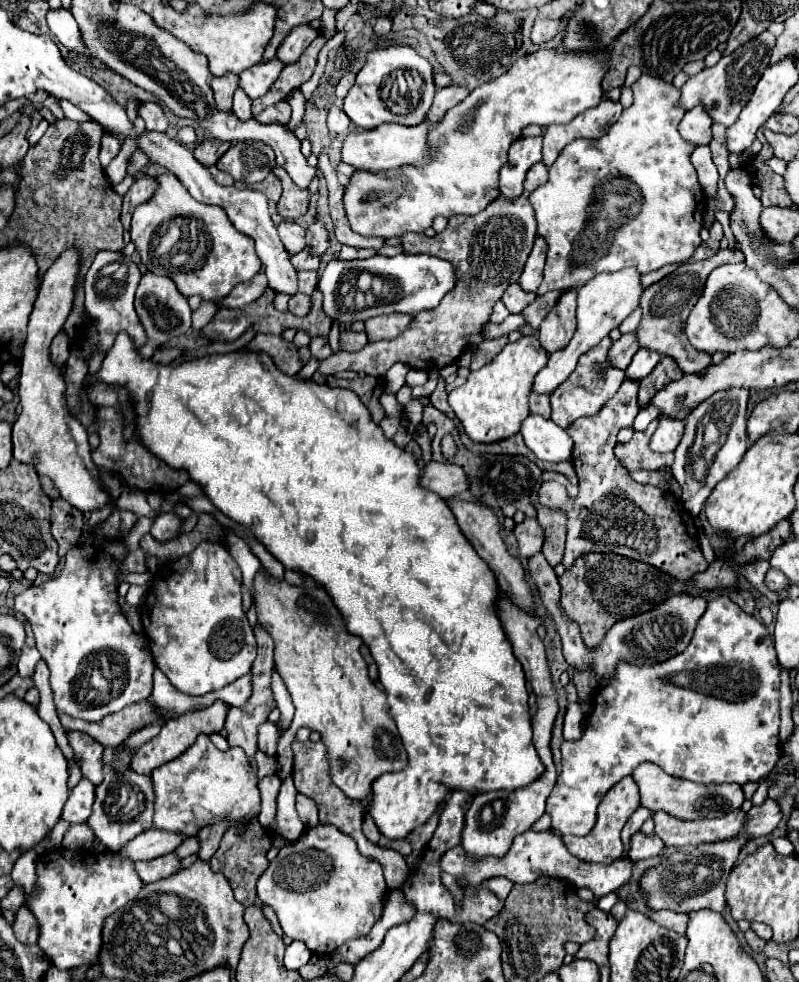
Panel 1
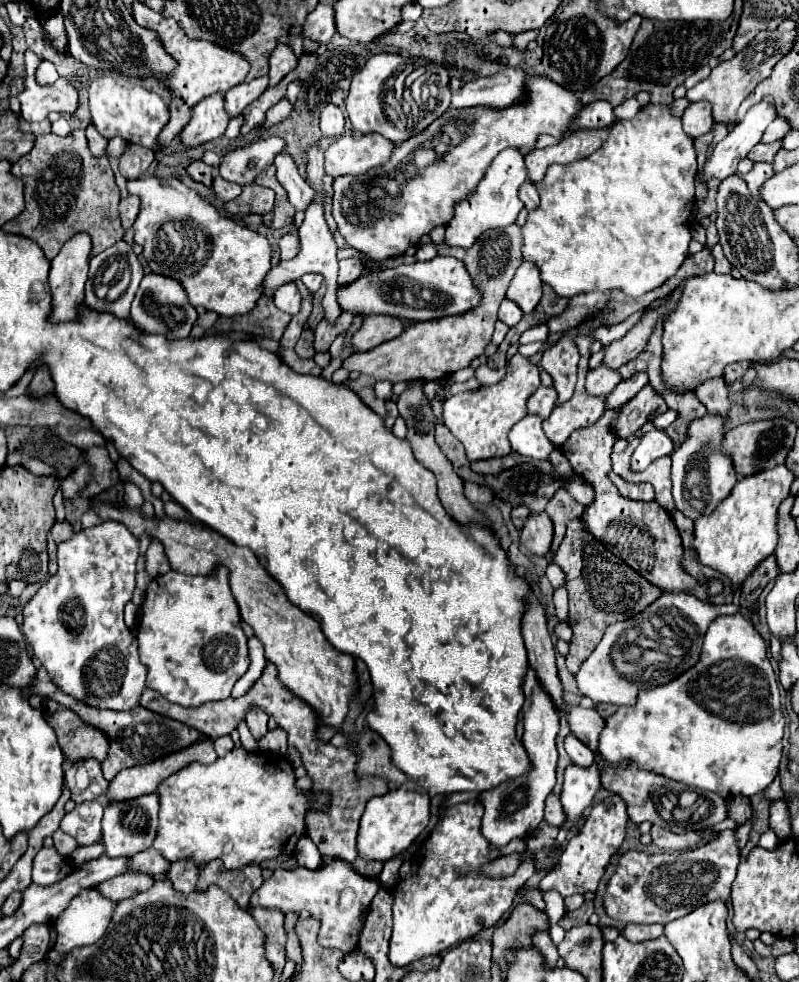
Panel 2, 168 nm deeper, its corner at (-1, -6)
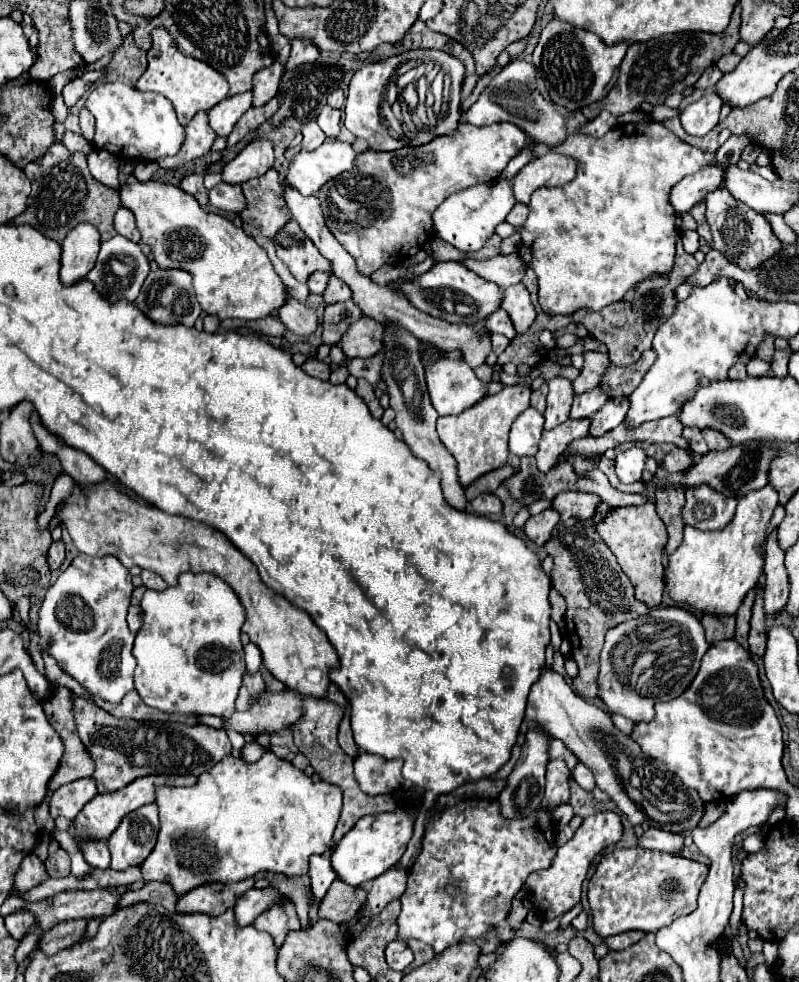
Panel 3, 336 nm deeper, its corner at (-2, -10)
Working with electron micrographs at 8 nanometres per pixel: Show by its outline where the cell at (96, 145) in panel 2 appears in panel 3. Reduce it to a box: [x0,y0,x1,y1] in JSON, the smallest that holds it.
[80,108,94,142]

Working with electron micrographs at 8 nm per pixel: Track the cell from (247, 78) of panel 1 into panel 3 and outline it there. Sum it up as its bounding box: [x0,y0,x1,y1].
[208,92,252,136]

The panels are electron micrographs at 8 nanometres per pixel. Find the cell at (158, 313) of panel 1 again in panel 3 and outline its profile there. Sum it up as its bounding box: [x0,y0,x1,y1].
[136,268,200,326]

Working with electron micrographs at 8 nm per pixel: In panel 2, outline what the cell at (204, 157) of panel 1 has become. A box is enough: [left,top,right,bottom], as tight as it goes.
[187,160,213,186]

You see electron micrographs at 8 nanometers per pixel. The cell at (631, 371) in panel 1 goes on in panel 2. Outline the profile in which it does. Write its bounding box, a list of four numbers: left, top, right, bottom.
[607,372,649,408]

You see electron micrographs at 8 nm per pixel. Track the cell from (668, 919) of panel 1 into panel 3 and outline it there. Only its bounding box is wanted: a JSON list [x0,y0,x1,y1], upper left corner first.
[604,930,644,950]

